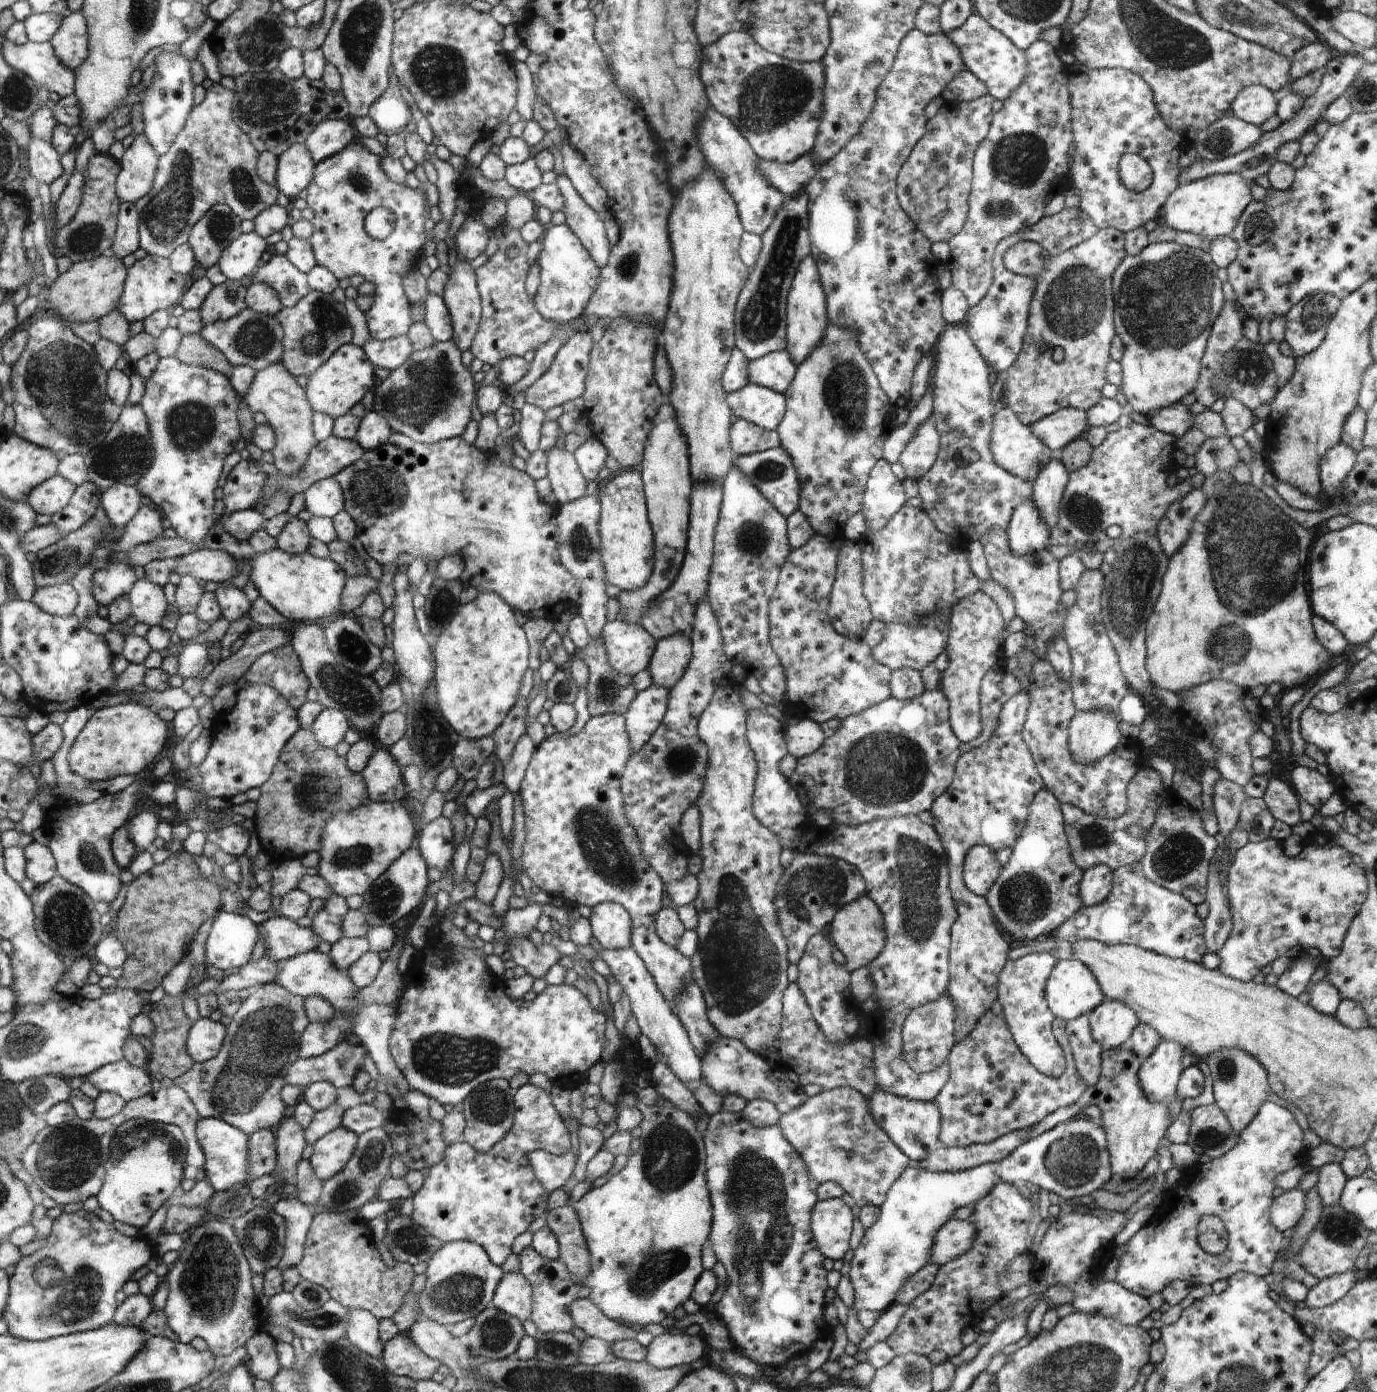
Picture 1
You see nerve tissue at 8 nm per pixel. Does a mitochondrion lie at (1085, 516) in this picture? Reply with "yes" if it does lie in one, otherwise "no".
yes

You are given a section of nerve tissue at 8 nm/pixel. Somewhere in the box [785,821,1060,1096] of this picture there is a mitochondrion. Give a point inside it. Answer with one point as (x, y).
(917, 864)

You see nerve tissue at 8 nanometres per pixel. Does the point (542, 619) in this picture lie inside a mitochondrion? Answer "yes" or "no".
no

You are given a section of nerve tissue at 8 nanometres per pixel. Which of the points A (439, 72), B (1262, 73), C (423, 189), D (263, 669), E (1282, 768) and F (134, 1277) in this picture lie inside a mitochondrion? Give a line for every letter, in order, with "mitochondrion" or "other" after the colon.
A: mitochondrion
B: other
C: other
D: other
E: other
F: other

